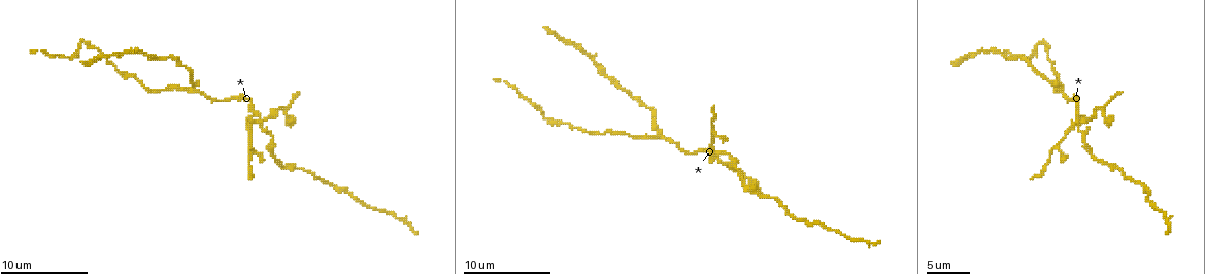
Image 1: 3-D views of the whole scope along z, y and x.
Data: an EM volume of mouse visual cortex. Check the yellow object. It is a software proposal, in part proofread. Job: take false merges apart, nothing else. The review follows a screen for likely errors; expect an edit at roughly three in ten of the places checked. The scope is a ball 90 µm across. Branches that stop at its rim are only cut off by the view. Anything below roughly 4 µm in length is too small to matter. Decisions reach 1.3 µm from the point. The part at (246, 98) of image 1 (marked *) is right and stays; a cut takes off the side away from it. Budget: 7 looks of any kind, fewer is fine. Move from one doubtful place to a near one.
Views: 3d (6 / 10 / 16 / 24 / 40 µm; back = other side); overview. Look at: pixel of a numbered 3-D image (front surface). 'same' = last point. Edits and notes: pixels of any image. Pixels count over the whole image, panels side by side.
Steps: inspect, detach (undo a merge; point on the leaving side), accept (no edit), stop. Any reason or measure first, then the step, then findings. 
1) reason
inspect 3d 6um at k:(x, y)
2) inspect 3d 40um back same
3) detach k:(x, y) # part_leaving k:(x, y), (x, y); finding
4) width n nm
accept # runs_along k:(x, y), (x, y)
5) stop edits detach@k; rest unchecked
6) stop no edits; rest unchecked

sudden change in width
inspect 3d 10um at 1:(551, 119)

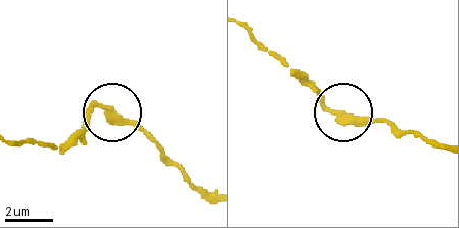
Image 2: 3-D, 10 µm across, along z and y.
zoom in
inspect 3d 6um at 2:(105, 112)

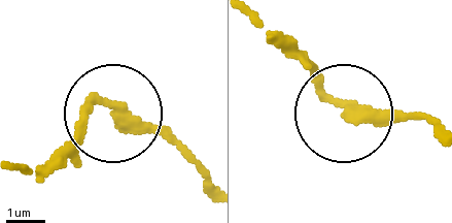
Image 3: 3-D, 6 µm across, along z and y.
width 280 nm
accept # runs_along 3:(437, 128), (348, 115), (302, 53); one neuron here

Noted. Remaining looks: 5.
a fork
inspect 3d 10um at 1:(192, 87)

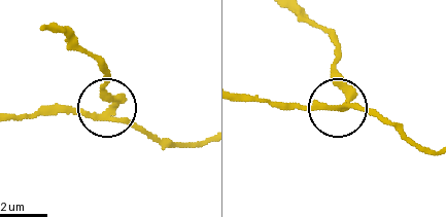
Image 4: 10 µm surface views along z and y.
inspect 3d 10um back at 4:(344, 107)

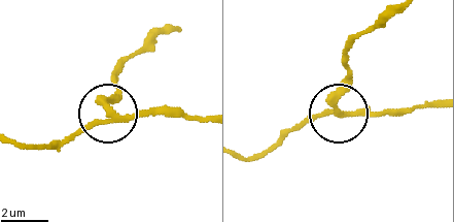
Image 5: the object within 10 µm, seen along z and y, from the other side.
detach 5:(117, 95) # part_leaving 5:(107, 109), (119, 70), (173, 31); a second neuron is stuck on

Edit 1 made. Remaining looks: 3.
inspect 3d 16um at 1:(256, 115)

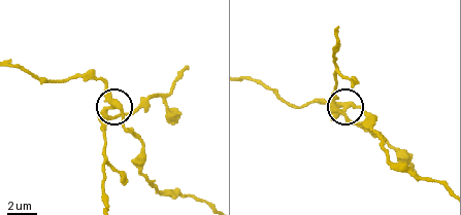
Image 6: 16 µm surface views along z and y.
width 300 nm
detach 6:(100, 121) # part_leaving 6:(112, 107), (102, 126), (105, 203); two neurons meet here

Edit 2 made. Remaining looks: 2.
stop edits detach@5, detach@6; rest unchecked

